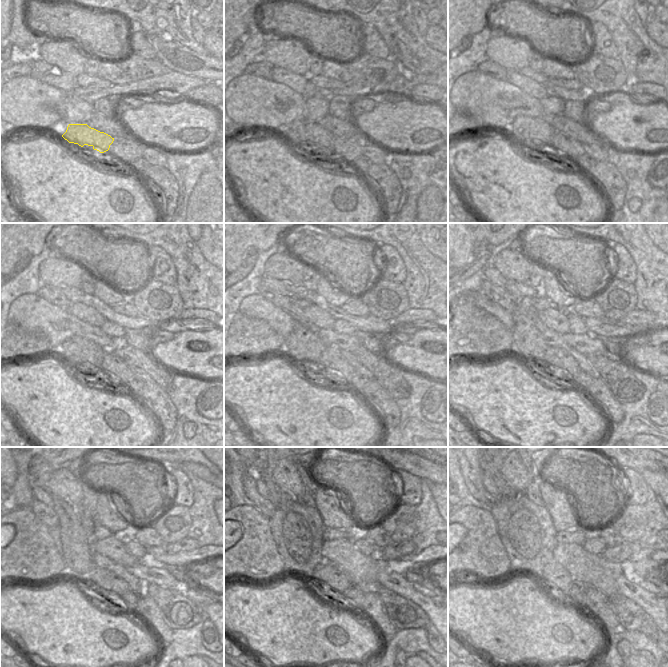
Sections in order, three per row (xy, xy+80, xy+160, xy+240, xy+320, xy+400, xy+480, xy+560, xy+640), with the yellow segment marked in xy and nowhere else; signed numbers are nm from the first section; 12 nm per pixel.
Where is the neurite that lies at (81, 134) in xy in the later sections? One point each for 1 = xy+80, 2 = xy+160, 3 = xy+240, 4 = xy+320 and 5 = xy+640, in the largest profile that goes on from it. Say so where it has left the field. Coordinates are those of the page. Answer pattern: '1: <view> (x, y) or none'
1: xy+80 (299, 131)
2: xy+160 (523, 127)
3: xy+240 (76, 350)
4: xy+320 (302, 345)
5: xy+640 (523, 532)

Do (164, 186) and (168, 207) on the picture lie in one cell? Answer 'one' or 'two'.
one

